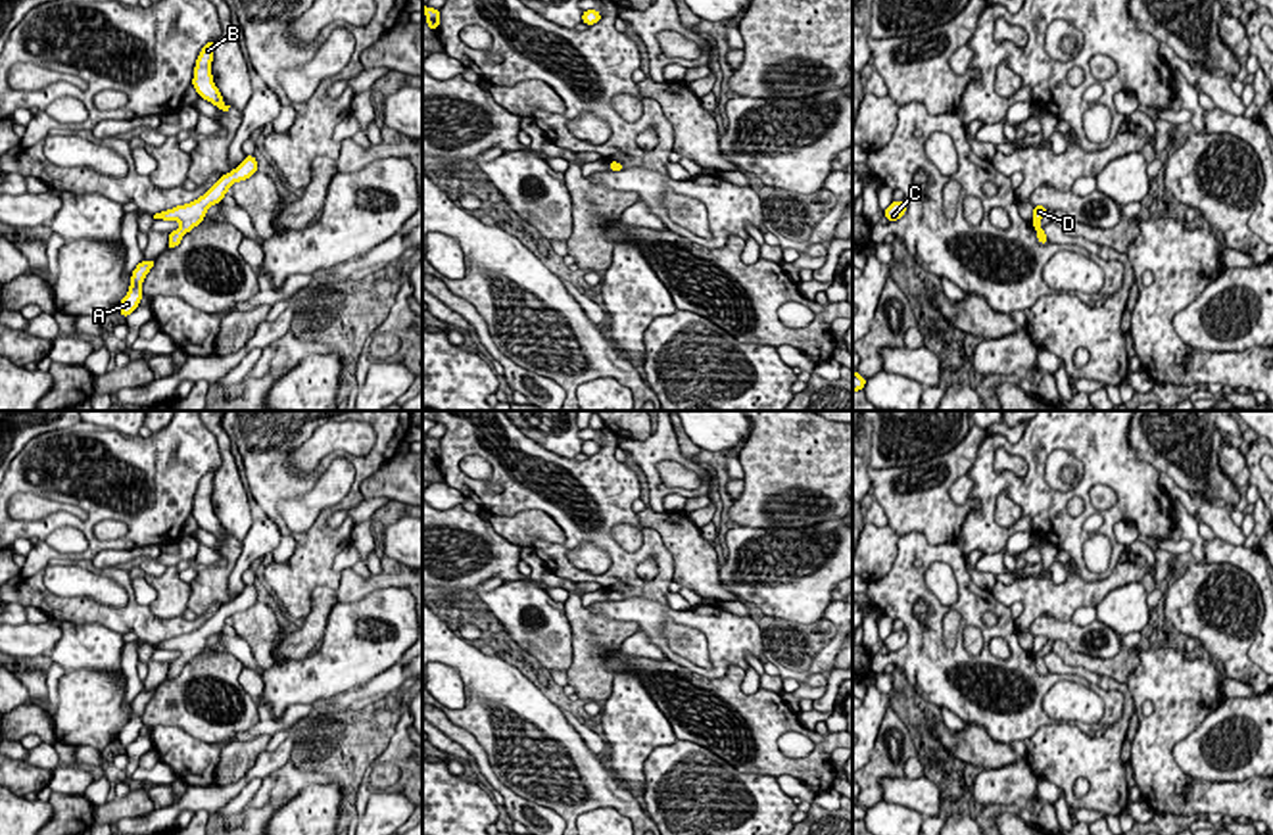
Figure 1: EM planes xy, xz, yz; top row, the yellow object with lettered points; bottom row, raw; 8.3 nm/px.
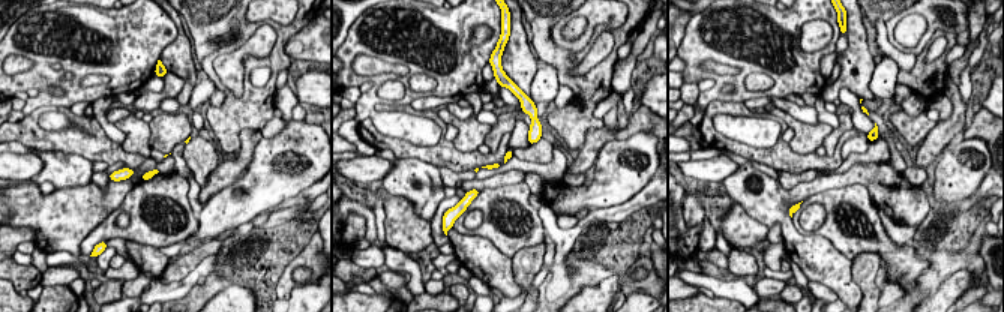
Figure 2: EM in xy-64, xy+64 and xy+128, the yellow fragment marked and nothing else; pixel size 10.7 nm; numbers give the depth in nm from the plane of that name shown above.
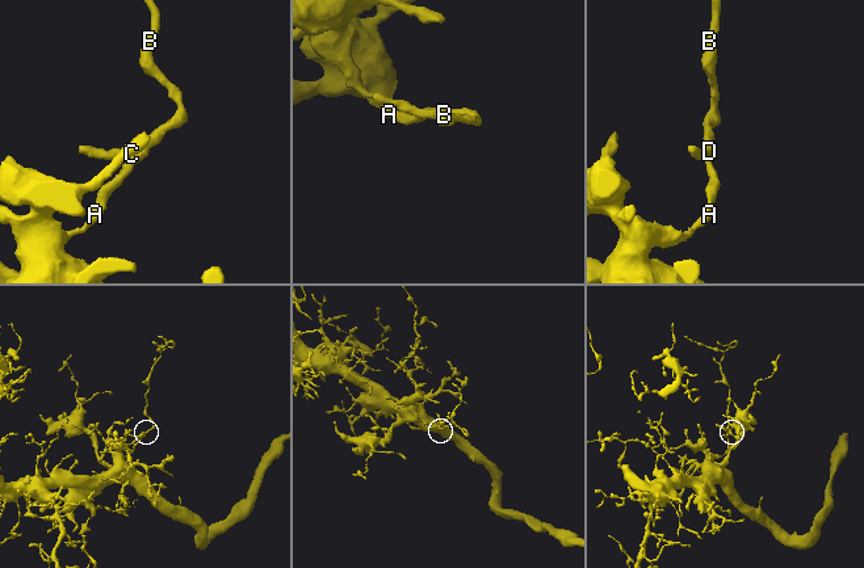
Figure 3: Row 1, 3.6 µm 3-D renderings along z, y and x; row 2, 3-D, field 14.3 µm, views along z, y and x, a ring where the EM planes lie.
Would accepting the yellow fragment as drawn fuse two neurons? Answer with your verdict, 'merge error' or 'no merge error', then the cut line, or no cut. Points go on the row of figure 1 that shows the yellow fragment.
no merge error | no cut

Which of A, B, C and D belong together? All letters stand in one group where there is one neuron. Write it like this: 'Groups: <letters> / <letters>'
Groups: A B C D

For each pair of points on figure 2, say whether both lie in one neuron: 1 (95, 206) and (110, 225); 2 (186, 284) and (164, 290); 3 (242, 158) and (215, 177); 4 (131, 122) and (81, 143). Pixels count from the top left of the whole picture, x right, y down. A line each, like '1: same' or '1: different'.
1: different
2: same
3: same
4: different

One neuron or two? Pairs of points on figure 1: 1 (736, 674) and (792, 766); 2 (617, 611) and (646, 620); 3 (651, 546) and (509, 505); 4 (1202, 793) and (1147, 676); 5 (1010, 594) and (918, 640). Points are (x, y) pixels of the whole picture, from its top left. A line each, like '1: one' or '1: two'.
1: one
2: one
3: one
4: one
5: two

